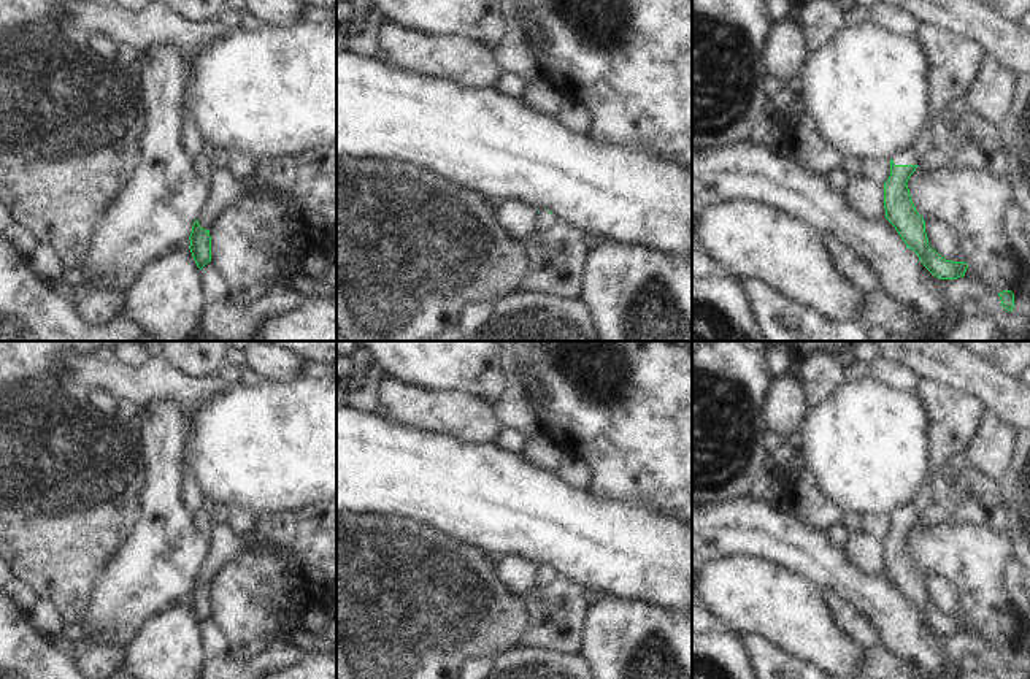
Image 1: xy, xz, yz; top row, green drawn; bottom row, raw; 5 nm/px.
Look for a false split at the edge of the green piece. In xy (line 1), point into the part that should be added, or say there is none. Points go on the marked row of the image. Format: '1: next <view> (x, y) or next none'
1: next none

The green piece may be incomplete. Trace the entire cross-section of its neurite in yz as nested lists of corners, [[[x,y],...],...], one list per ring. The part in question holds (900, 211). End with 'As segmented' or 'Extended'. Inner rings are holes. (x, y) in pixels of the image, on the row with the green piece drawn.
[[[919,22],[919,32],[916,33],[916,38],[919,40],[927,59],[928,59],[928,71],[930,71],[930,90],[928,90],[928,106],[930,106],[930,124],[927,127],[927,132],[917,140],[917,143],[905,151],[905,152],[898,152],[892,160],[890,160],[890,176],[889,179],[884,182],[884,209],[886,209],[886,219],[895,227],[895,230],[898,232],[898,235],[901,236],[901,240],[905,241],[906,247],[913,249],[919,260],[924,263],[924,267],[935,274],[940,279],[957,279],[960,276],[965,276],[965,271],[968,268],[968,265],[965,262],[952,262],[952,260],[946,260],[944,257],[941,257],[935,249],[932,249],[928,246],[928,238],[925,233],[925,221],[924,217],[916,211],[916,206],[909,197],[909,189],[908,189],[908,179],[909,176],[916,171],[917,163],[922,160],[924,154],[928,152],[930,149],[933,149],[933,140],[928,133],[928,129],[932,125],[932,121],[943,113],[951,103],[960,100],[960,98],[967,98],[967,94],[970,90],[970,87],[973,86],[973,82],[978,79],[979,76],[979,65],[986,56],[986,52],[982,51],[982,48],[968,40],[963,38],[960,35],[955,35],[952,32],[943,30],[940,27],[925,24],[925,22]]]. Extended

